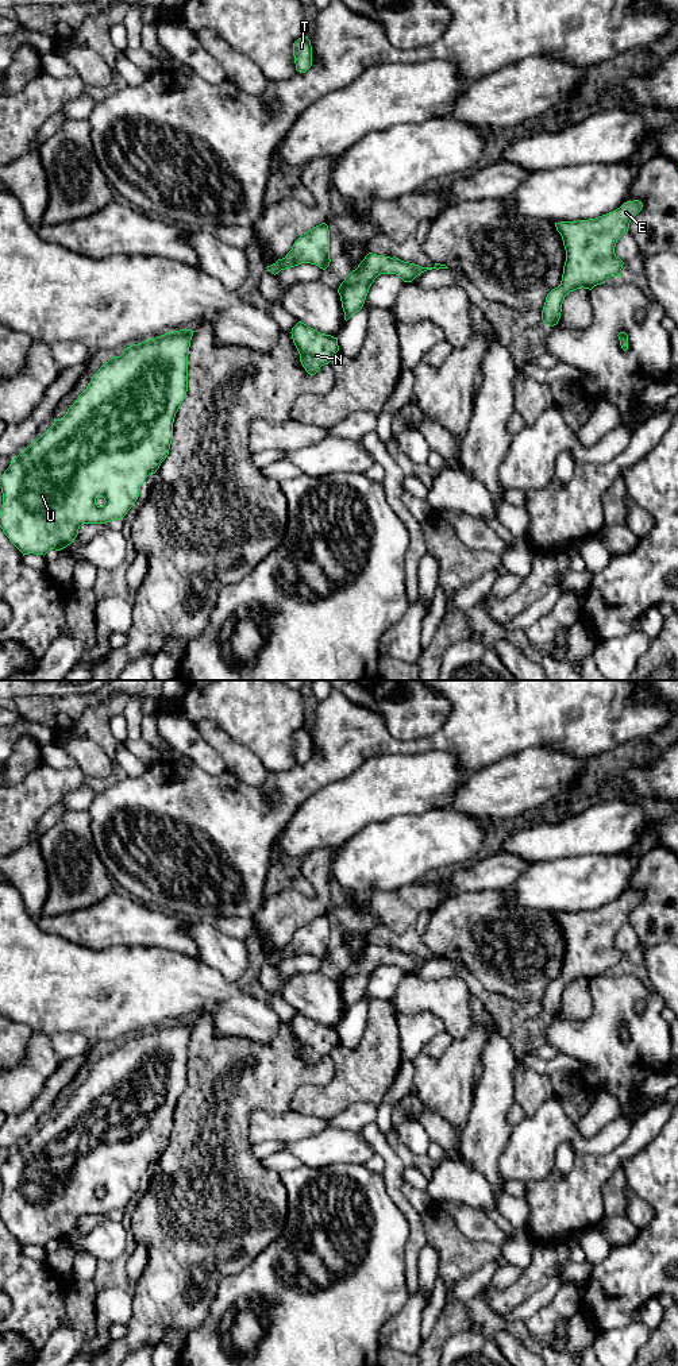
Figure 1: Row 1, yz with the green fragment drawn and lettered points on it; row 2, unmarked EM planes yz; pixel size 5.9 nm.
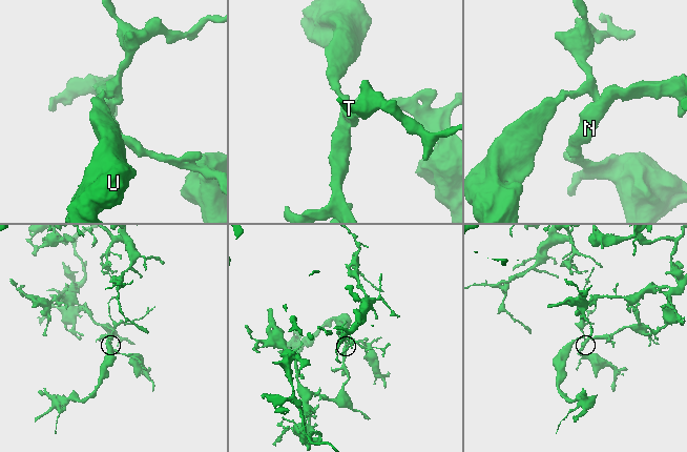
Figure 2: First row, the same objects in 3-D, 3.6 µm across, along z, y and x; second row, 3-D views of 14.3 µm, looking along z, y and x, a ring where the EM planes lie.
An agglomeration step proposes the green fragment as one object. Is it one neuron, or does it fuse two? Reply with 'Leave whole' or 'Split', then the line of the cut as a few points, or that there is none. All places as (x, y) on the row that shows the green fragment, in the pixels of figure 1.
Split. Split along yz (343, 282), (339, 288)

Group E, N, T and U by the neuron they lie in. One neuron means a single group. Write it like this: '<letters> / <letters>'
E N / T U

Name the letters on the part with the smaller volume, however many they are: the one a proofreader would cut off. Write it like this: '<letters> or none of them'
T, U

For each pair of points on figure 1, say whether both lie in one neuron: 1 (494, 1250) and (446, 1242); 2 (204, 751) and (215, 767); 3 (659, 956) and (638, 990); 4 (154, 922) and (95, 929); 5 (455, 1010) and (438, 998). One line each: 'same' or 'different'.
1: same
2: same
3: different
4: same
5: same

